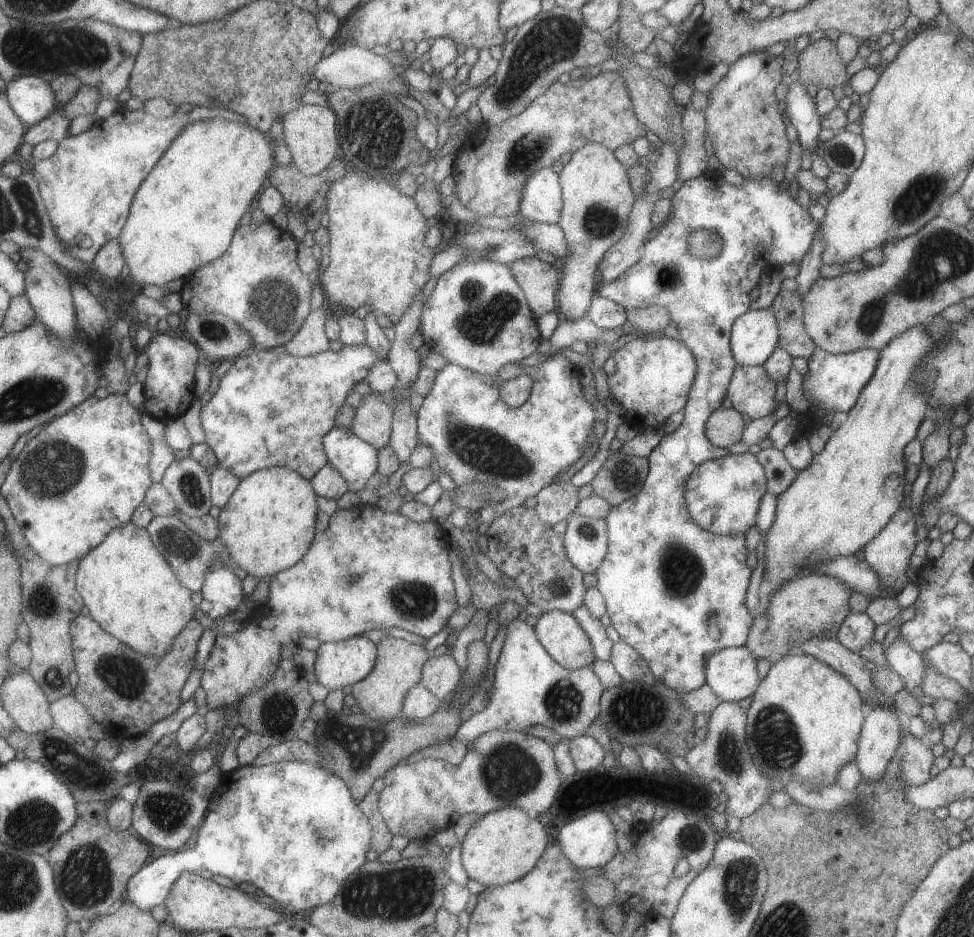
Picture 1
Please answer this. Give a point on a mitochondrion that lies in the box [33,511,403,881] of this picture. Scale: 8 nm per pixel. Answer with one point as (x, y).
(83, 773)

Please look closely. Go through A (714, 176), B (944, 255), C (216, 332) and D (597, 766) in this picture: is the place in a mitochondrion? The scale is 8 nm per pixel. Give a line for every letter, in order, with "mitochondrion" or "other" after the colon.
A: other
B: mitochondrion
C: mitochondrion
D: other

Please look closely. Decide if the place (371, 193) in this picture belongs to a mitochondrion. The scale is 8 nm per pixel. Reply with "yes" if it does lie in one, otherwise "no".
no

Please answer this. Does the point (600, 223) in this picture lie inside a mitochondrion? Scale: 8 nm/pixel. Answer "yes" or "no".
yes

